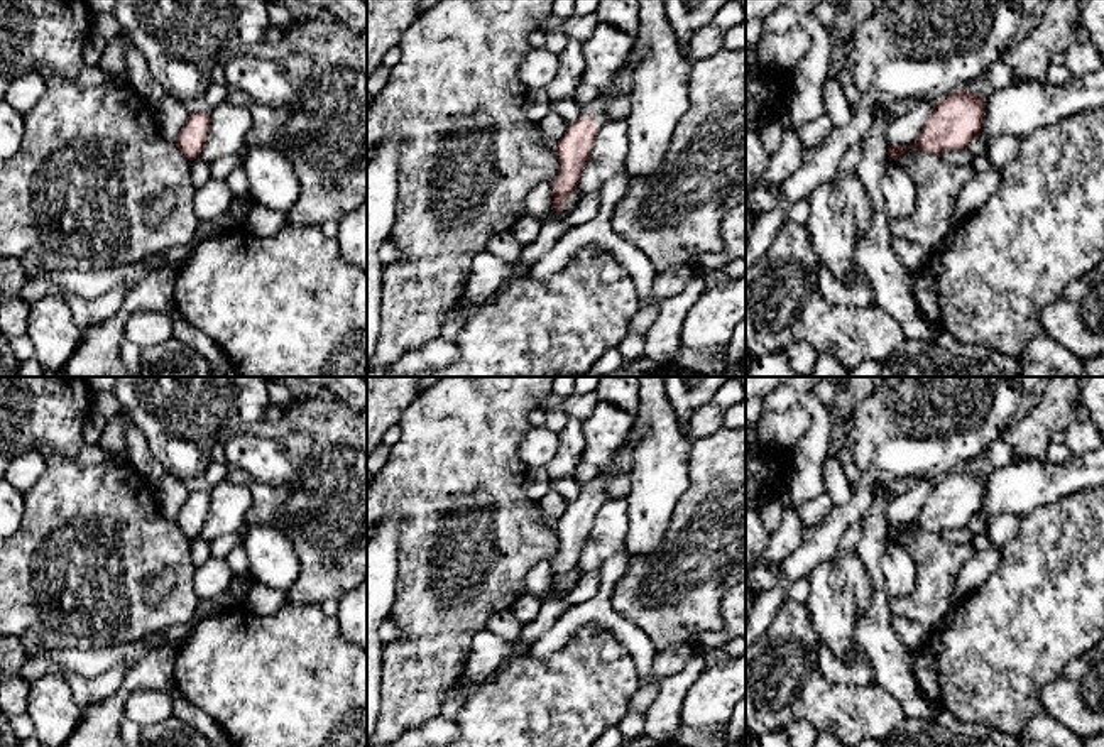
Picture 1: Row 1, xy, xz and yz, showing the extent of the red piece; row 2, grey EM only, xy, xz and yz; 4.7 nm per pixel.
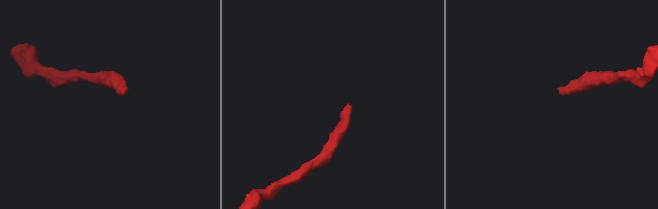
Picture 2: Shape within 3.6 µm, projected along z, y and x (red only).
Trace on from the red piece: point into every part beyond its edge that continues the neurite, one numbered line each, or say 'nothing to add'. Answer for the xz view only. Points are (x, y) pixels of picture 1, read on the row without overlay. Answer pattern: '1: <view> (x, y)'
1: xz (619, 462)

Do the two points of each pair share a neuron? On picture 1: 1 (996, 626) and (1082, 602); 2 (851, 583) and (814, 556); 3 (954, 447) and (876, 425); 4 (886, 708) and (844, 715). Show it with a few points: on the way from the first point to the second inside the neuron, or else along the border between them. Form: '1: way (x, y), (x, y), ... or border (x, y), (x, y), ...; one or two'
1: way (1018, 626), (1023, 626), (1047, 602), (1060, 602); one
2: border (836, 551), (805, 575); two
3: way (934, 445), (895, 441); one
4: way (876, 712), (854, 714); one

